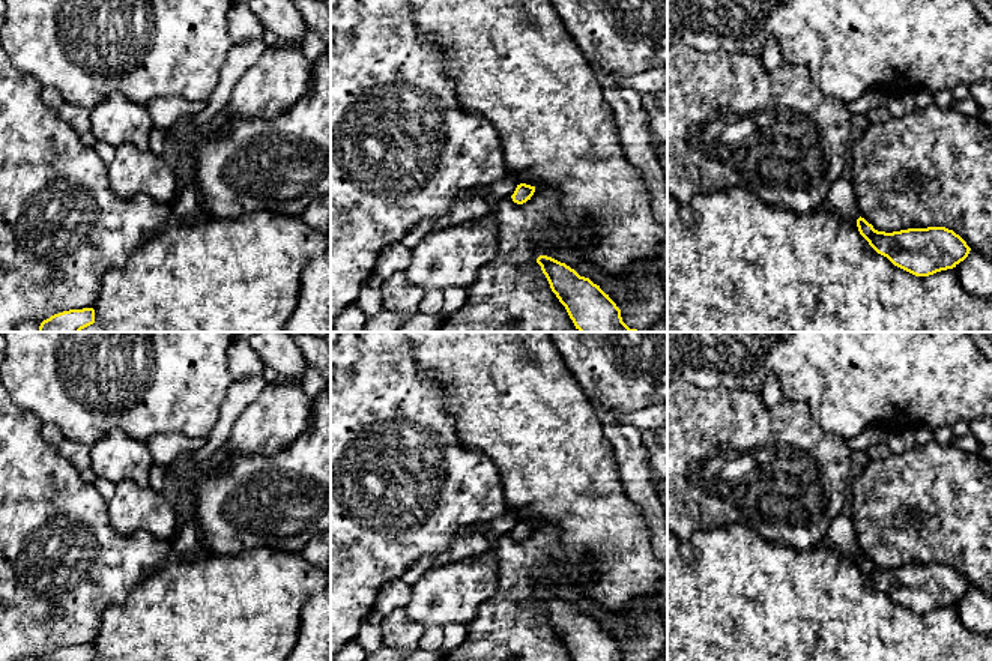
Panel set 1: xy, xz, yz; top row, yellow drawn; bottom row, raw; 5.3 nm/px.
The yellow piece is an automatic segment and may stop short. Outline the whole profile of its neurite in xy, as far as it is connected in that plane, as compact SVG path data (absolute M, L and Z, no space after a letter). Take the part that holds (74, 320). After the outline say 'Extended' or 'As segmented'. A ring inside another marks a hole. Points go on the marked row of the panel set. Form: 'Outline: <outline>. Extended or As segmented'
Outline: M69 309L44 320L38 332L80 332L95 323L95 309Z. As segmented

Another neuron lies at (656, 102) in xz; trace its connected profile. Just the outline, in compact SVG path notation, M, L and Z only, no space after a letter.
M667 90L642 95L652 141L667 143Z

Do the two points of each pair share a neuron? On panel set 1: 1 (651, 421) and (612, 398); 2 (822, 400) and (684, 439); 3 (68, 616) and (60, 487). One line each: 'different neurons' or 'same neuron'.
1: different neurons
2: different neurons
3: same neuron

